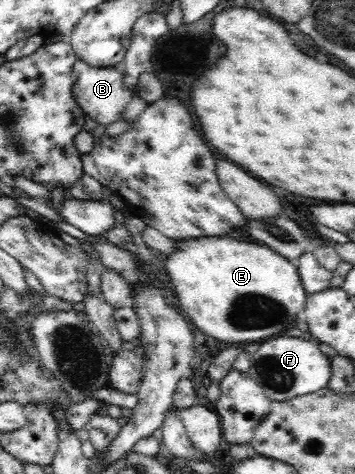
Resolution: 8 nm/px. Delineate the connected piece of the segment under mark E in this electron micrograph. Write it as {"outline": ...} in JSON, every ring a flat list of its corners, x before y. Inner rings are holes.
{"outline":[[234,235,176,239,174,244,176,249,166,254,163,264,170,289,174,292,179,308,208,337,226,343,261,343,281,336,281,333,295,327,299,318,302,318,307,294,300,284,296,266,272,248]]}

